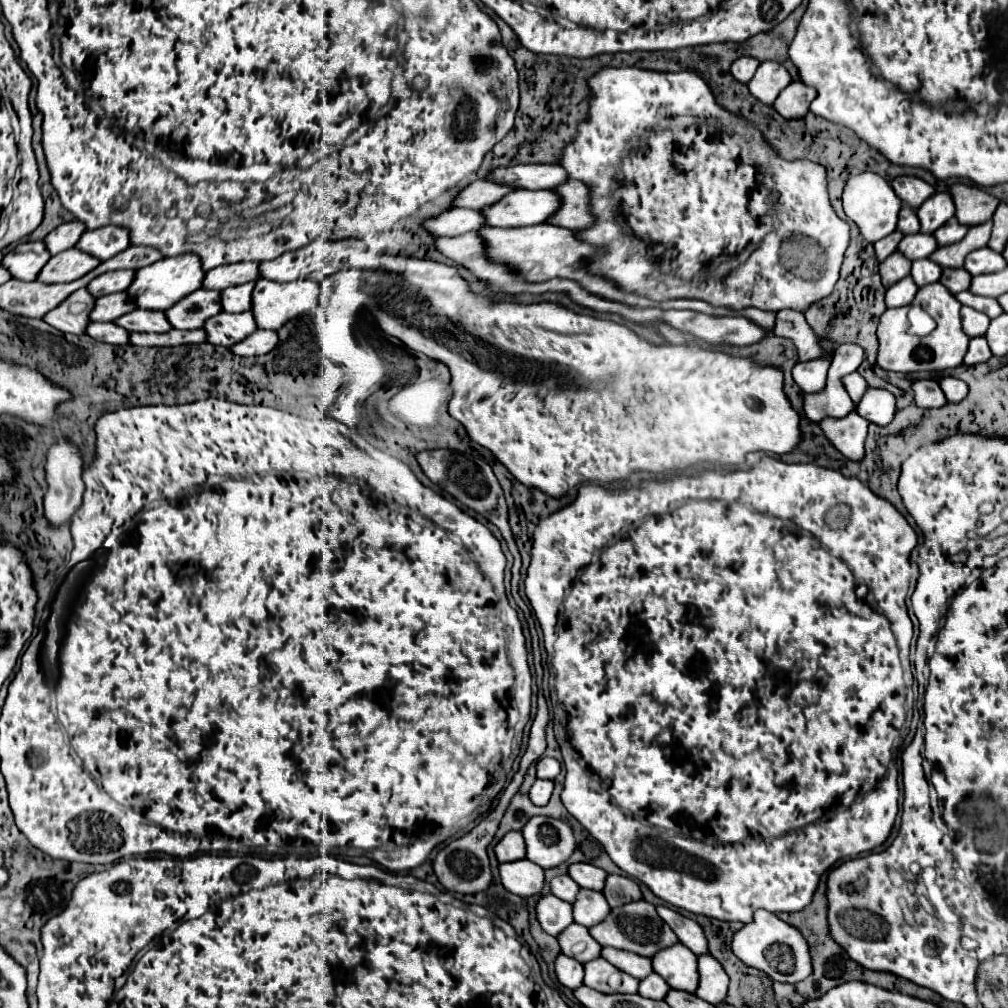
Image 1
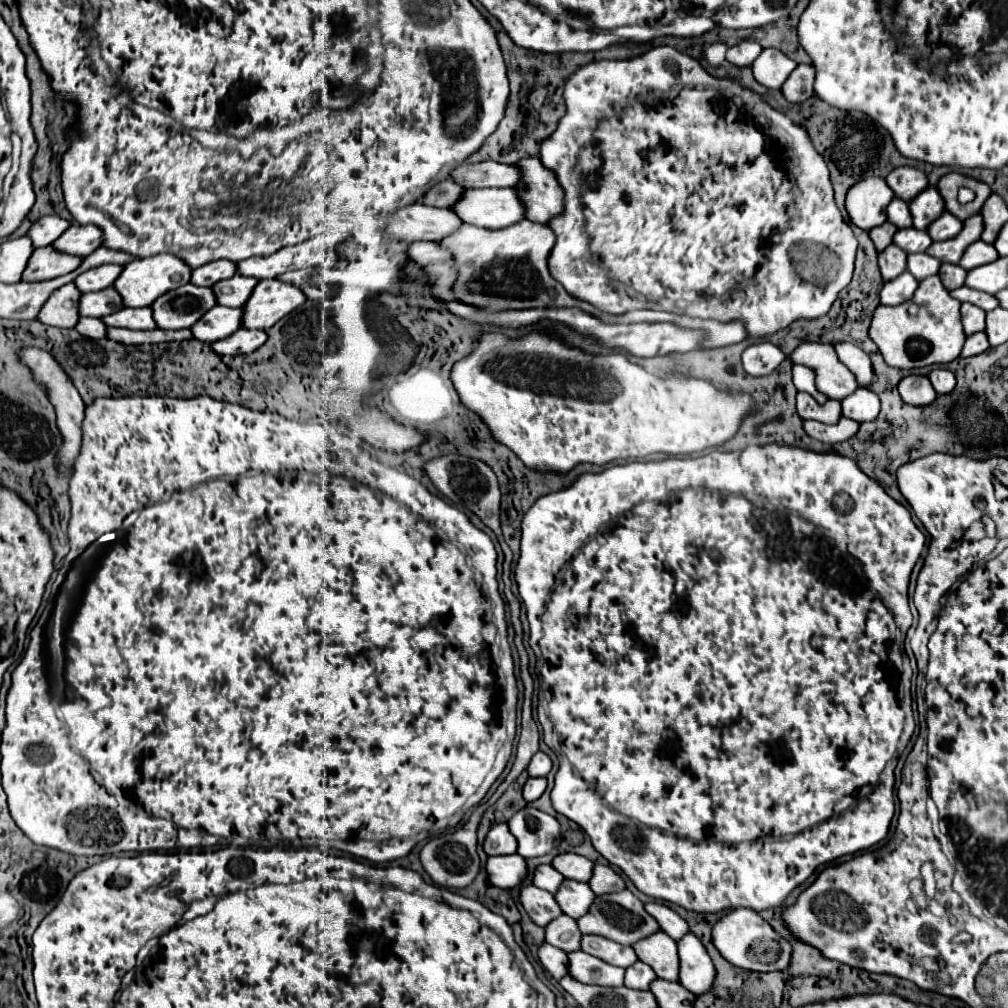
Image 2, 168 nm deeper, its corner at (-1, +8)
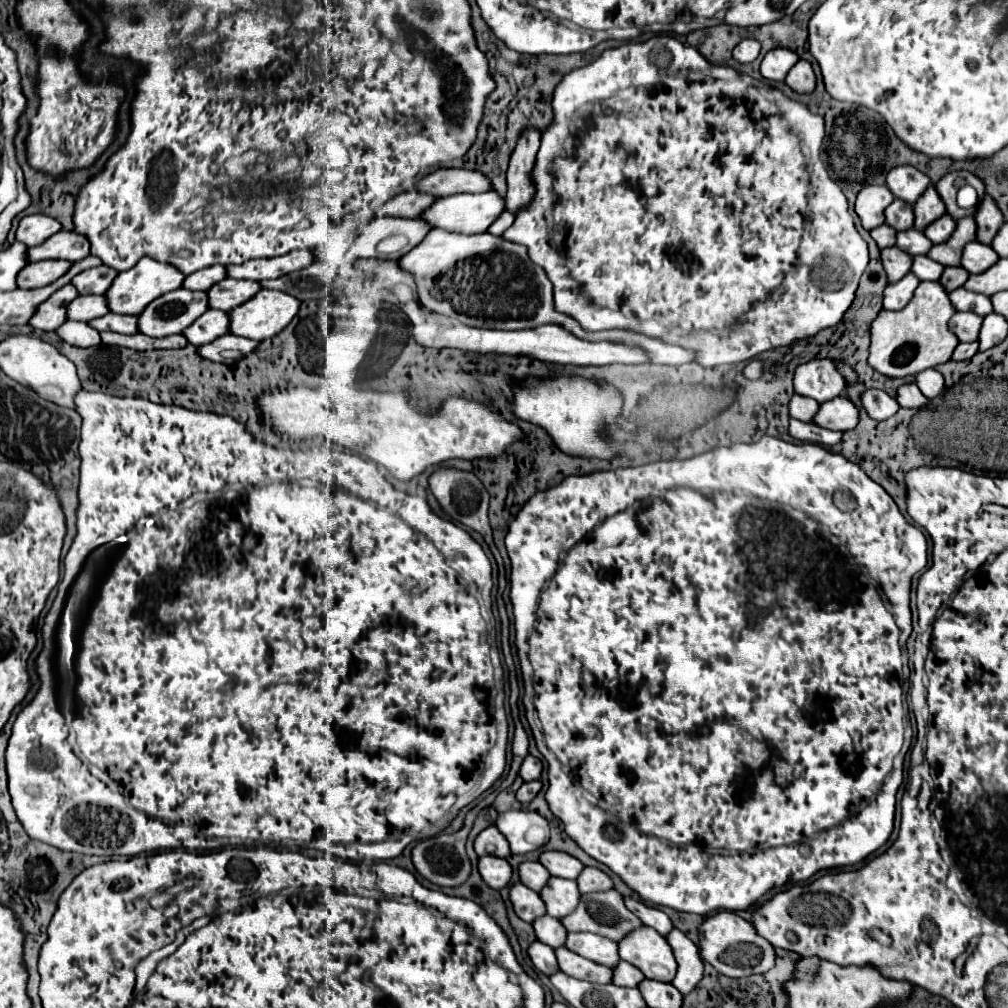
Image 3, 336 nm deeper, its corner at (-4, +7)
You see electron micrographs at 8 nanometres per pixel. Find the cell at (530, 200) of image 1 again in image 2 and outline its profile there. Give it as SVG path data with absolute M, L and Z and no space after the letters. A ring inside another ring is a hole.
M477 188L467 190L459 204L453 206L455 214L465 224L479 228L505 228L525 216L525 208L513 188Z

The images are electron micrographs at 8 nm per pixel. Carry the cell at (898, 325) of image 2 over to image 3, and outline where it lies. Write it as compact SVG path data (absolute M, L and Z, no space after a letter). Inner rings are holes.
M922 281L916 287L912 301L900 311L882 309L872 323L872 343L868 363L882 375L888 377L906 377L916 375L928 367L950 361L958 337L950 331L948 321L956 313L954 305L948 299L948 293L938 281Z

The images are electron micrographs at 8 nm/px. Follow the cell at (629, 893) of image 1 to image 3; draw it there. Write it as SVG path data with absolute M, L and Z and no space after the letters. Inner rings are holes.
M584 867L582 877L578 877L576 883L578 883L578 889L580 889L582 893L610 891L610 889L614 887L612 879L610 879L604 871L600 871L600 869L596 869L596 867Z

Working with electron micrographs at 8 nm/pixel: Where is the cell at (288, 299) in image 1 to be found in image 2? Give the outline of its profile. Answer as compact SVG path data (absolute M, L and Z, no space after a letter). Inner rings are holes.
M261 280L247 306L243 306L243 328L269 330L283 316L299 308L307 298L297 286L279 280Z

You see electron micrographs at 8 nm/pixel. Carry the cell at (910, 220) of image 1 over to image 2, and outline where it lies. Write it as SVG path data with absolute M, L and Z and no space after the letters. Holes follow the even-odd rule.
M893 198L891 204L885 210L887 220L891 224L895 224L897 228L907 228L911 226L911 212L909 212L909 204L903 202L901 198Z

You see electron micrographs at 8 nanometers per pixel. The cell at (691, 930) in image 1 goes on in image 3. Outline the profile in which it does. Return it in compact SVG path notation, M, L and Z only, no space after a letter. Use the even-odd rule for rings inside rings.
M626 899L626 905L630 907L630 911L634 911L642 919L644 925L656 929L660 935L666 937L674 929L670 917L664 911L660 911L656 907L650 907L650 905L646 905L642 901L636 901L636 899Z

